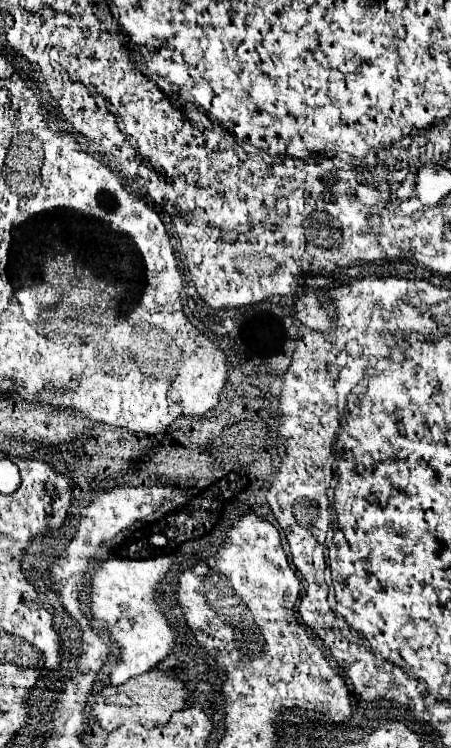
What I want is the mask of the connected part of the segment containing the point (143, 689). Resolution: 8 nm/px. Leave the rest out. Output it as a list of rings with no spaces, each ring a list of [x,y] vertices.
[[[154,668],[144,672],[142,676],[130,678],[126,684],[102,688],[96,696],[96,702],[92,704],[92,714],[94,714],[94,720],[100,724],[100,728],[106,732],[112,732],[114,728],[124,724],[142,724],[147,728],[156,728],[156,726],[167,724],[168,718],[174,712],[184,708],[186,696],[188,696],[188,690],[178,678],[172,678],[162,670]]]

